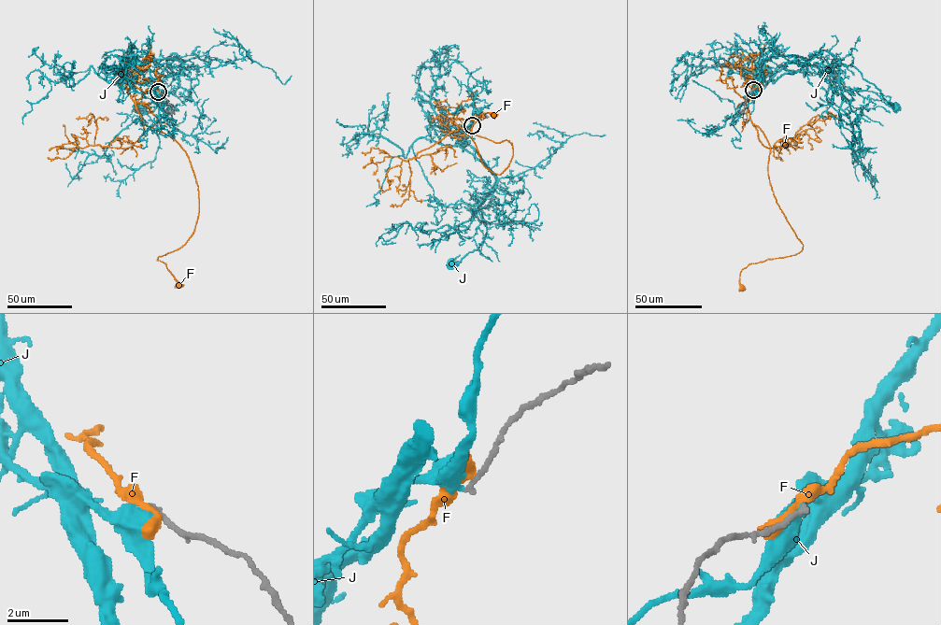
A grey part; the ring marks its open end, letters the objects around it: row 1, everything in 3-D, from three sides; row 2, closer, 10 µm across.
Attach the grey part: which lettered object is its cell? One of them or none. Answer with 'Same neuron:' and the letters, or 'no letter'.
Same neuron: no letter

